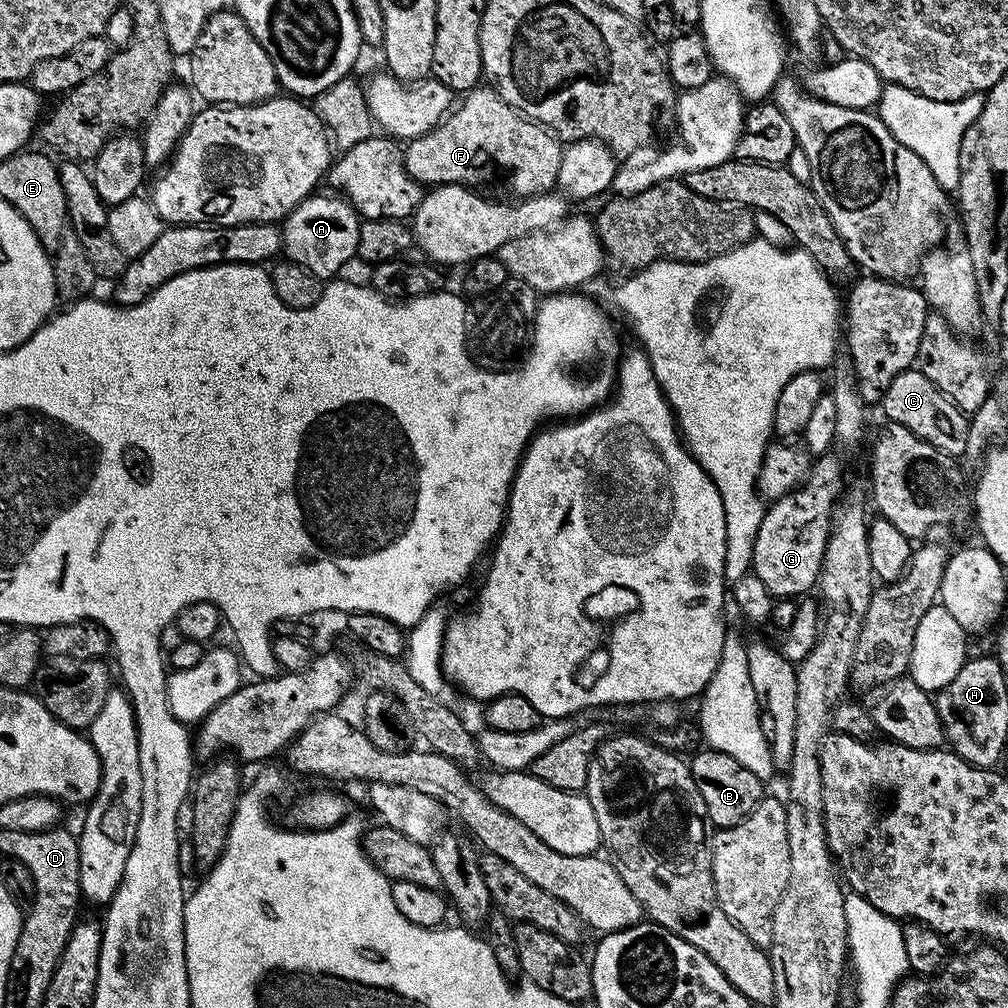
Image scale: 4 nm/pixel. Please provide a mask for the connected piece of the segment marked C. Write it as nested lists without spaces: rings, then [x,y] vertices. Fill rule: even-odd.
[[[915,370],[898,374],[898,378],[890,382],[890,390],[886,390],[882,407],[891,423],[906,426],[910,434],[930,442],[930,446],[942,450],[947,456],[963,457],[969,417],[958,410],[958,406],[954,406],[954,402],[950,402],[950,398],[946,398],[946,394],[942,394],[942,390],[938,390],[938,386],[926,378],[926,374]]]

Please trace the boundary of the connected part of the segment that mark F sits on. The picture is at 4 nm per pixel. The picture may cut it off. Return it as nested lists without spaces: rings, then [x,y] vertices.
[[[477,86],[463,97],[464,100],[455,105],[441,119],[437,128],[431,128],[426,134],[415,136],[407,141],[404,148],[406,170],[421,186],[439,186],[442,184],[463,184],[480,186],[496,171],[504,175],[510,191],[516,198],[542,196],[556,188],[558,166],[562,162],[562,144],[542,124],[529,120],[527,116],[511,108],[491,87]]]

